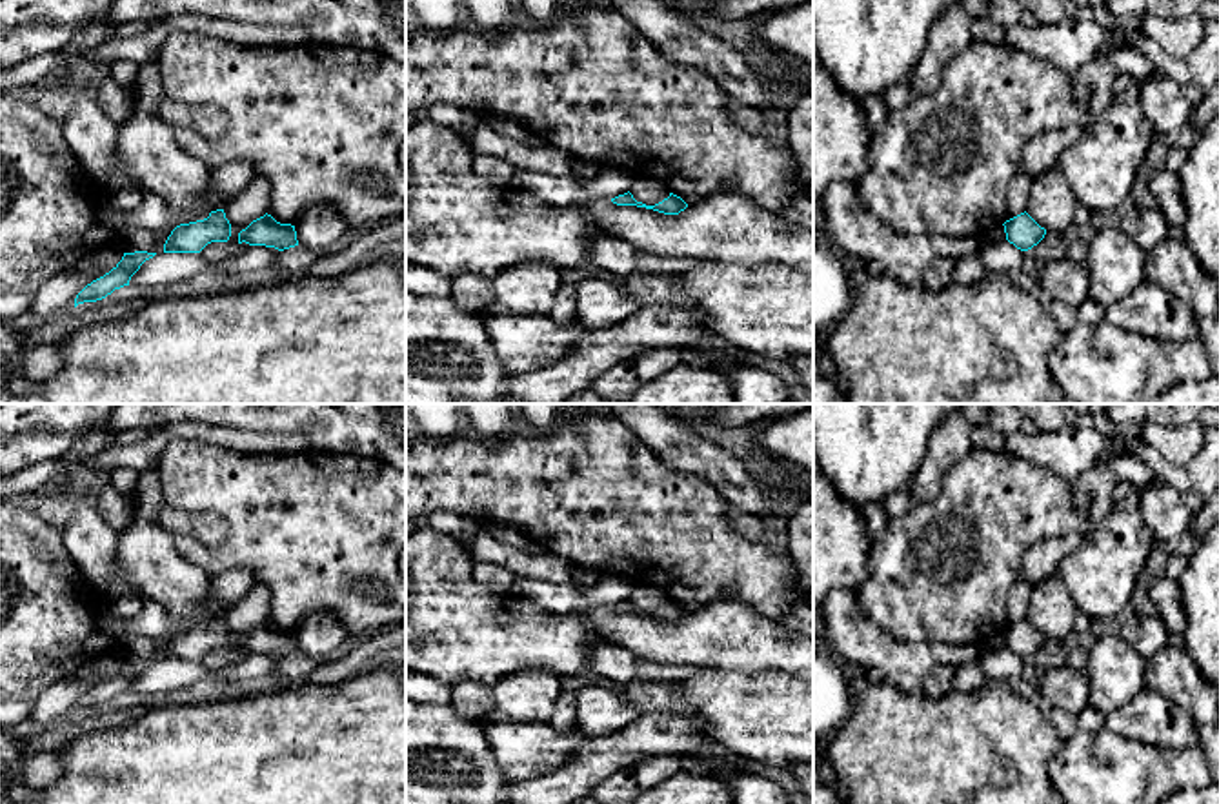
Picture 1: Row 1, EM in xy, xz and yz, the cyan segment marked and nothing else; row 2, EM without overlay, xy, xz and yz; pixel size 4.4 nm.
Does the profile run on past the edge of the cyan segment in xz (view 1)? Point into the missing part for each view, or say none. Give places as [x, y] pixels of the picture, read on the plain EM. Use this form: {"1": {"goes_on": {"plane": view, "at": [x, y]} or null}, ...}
{"1": {"goes_on": null}}

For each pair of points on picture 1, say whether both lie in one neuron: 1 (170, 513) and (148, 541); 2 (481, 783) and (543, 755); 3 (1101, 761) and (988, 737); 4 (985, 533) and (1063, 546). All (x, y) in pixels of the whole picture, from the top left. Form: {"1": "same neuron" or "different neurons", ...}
{"1": "different neurons", "2": "different neurons", "3": "different neurons", "4": "different neurons"}

